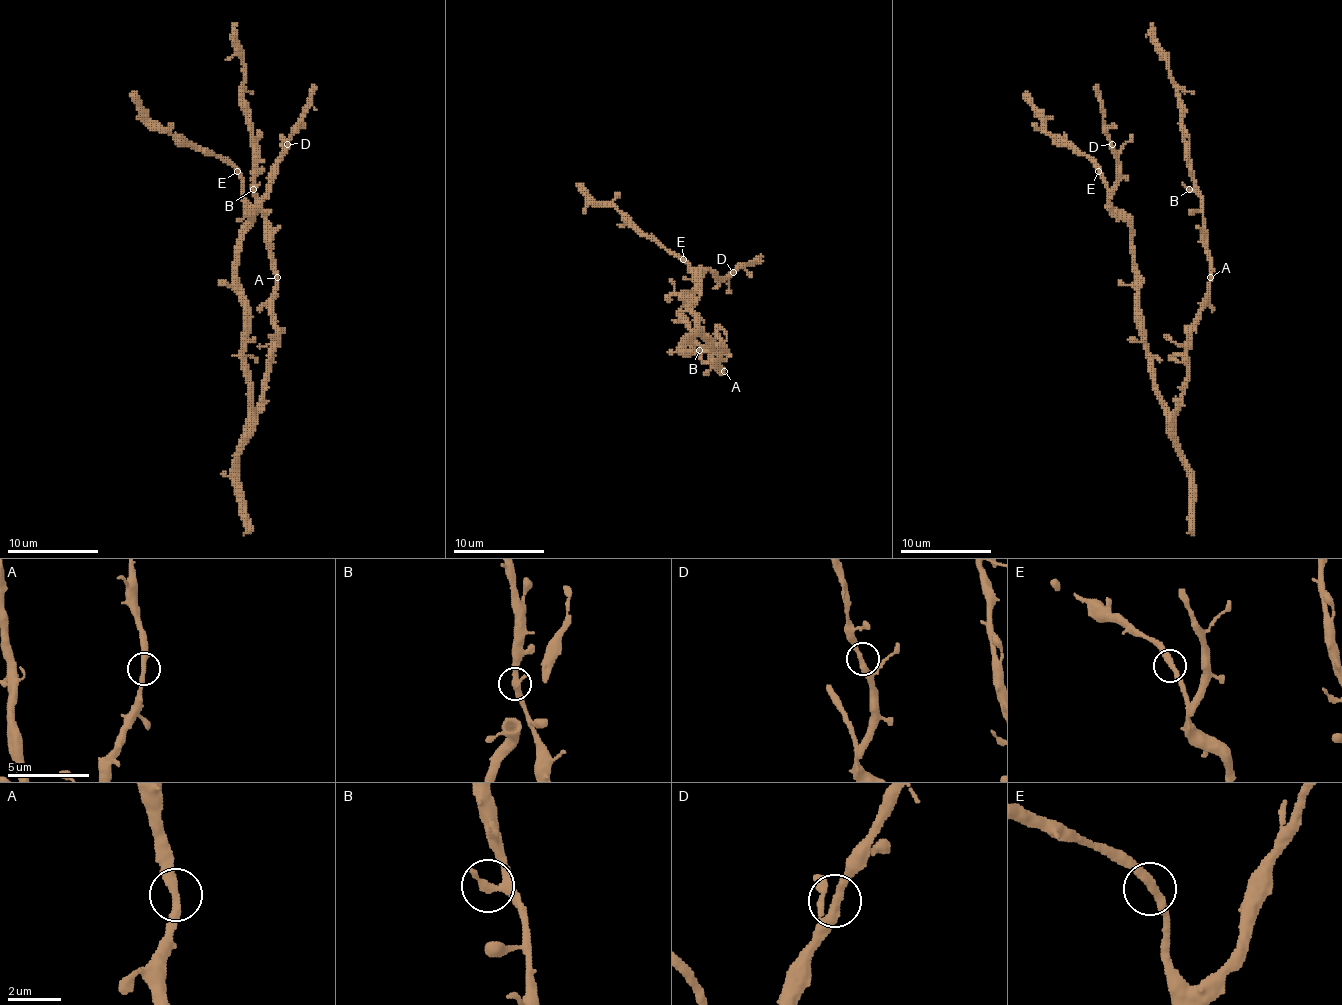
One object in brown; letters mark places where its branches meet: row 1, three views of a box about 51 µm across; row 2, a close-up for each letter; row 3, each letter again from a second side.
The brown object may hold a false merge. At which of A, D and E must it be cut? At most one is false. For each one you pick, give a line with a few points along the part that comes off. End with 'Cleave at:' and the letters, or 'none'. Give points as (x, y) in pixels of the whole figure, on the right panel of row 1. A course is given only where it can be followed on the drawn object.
Cleave at: none

